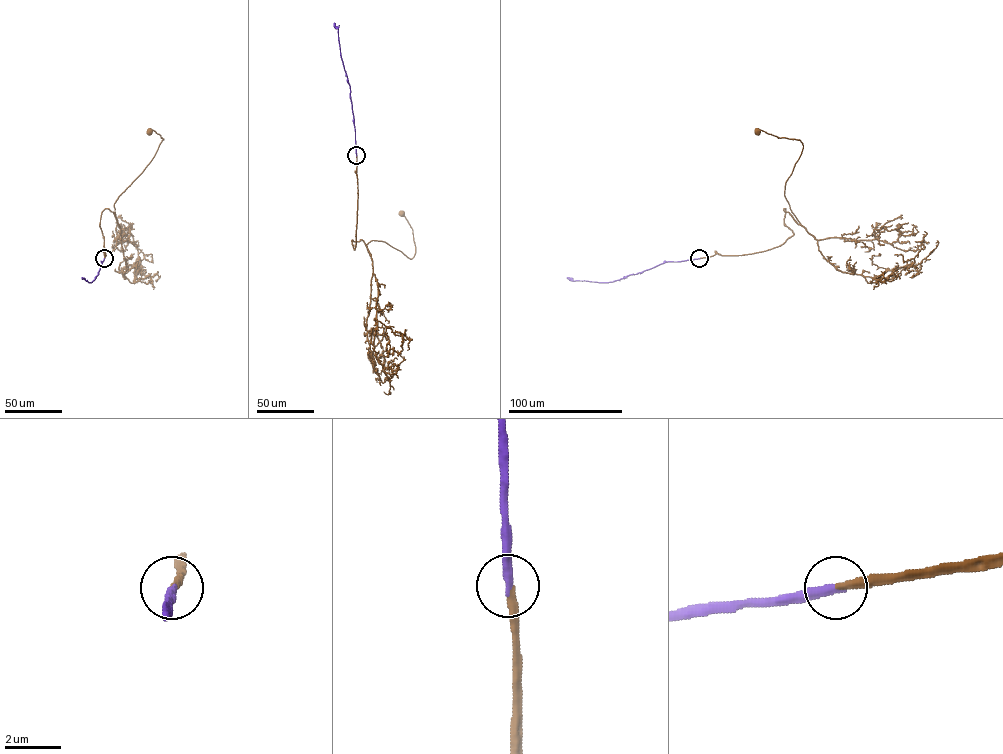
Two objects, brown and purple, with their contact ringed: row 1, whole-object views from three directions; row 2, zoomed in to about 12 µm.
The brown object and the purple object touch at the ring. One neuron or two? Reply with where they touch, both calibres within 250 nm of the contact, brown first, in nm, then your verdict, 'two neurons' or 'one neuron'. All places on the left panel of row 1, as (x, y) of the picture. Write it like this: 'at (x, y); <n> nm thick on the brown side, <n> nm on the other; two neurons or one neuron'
at (104, 258); 280 nm thick on the brown side, 320 nm on the other; one neuron

